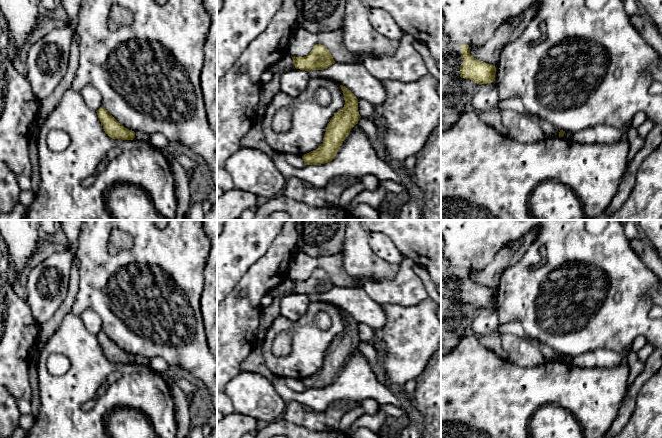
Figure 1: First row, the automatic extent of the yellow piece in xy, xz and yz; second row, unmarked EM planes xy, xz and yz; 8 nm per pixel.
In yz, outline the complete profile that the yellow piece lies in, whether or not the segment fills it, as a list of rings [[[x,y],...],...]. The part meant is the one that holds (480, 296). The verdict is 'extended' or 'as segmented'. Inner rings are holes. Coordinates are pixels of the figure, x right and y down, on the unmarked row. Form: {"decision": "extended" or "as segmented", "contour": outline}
{"decision": "extended", "contour": [[[441,236],[441,296],[472,304],[479,309],[494,306],[496,291],[474,282],[470,273],[471,271],[456,267],[447,260]]]}

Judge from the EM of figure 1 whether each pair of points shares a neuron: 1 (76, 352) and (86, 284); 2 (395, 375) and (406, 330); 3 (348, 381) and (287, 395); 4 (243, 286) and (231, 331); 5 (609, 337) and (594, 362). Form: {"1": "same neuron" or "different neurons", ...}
{"1": "different neurons", "2": "same neuron", "3": "same neuron", "4": "same neuron", "5": "different neurons"}

